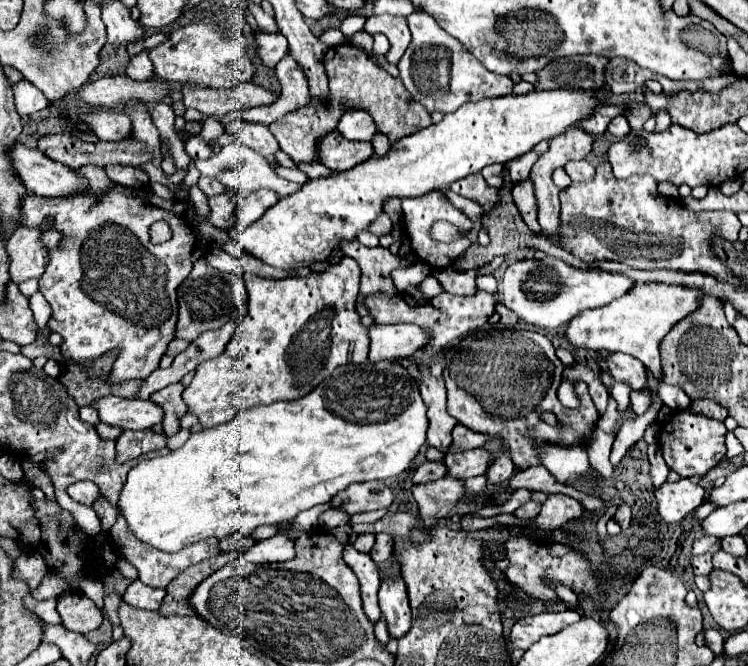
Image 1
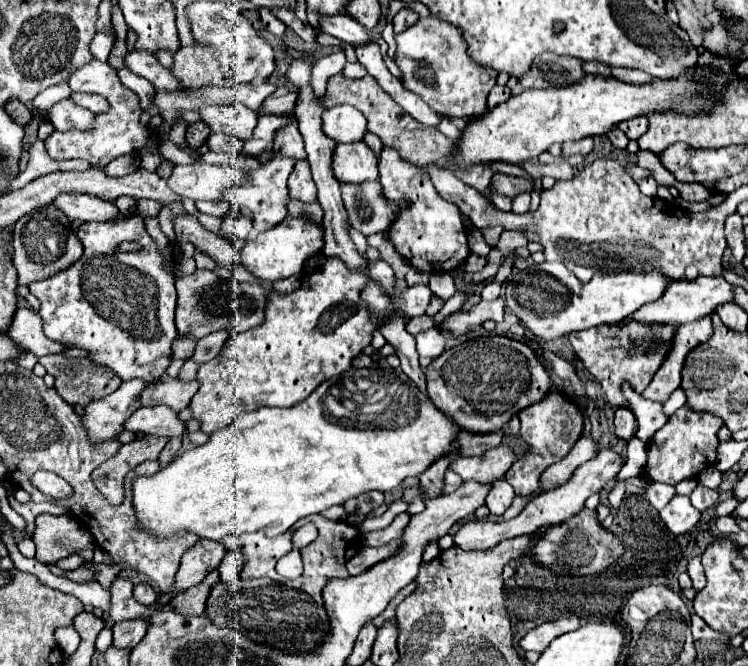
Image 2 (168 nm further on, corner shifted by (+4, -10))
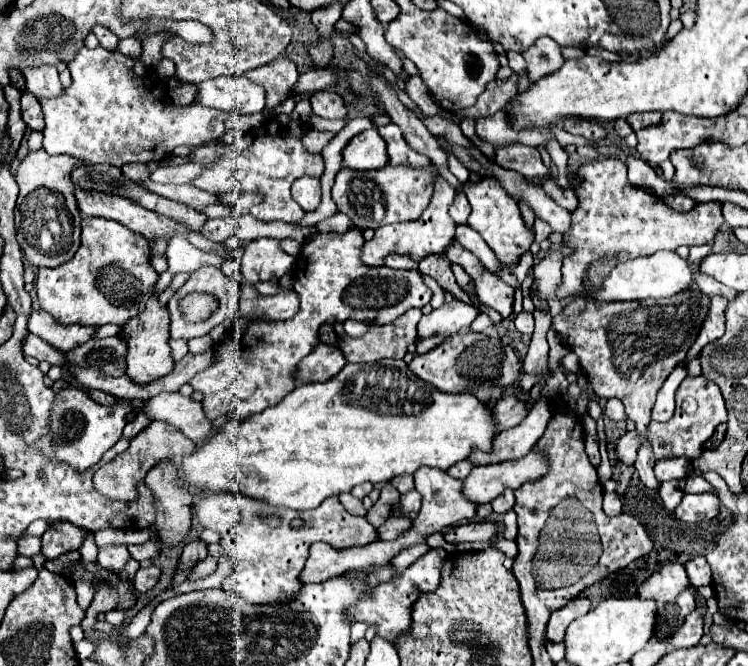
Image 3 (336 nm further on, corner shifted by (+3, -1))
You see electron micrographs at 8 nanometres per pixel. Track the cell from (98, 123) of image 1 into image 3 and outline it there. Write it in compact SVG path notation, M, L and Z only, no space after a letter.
M53 65L29 67L23 71L27 81L27 91L31 91L37 99L55 99L61 97L63 85L59 81L57 69Z

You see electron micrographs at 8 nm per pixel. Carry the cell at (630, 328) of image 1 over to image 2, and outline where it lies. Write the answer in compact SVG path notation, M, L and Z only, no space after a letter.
M698 276L696 280L674 280L666 292L662 294L660 300L650 302L648 306L640 308L638 312L634 312L630 316L630 320L638 320L644 324L652 324L652 322L660 322L660 324L686 324L686 322L694 322L696 318L702 318L706 314L710 314L718 304L730 302L732 300L732 284L728 284L722 276Z

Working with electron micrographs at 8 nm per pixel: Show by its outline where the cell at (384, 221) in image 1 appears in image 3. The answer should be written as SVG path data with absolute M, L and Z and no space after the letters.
M383 167L377 171L353 171L341 169L333 185L333 201L337 209L351 217L351 221L361 229L377 229L381 225L417 219L429 205L433 193L433 173L431 169L409 169L409 167Z

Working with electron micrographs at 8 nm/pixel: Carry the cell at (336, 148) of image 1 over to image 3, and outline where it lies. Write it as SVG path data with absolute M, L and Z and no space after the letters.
M377 129L357 133L343 149L343 167L367 171L367 169L381 169L385 165L387 165L385 141L377 133Z

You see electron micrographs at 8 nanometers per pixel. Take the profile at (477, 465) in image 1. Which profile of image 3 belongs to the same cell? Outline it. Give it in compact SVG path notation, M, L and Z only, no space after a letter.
M539 401L529 409L527 417L517 427L501 431L493 439L493 449L489 453L473 451L469 455L469 461L473 465L489 465L489 463L501 463L501 461L525 457L539 441L547 421L549 421L549 401L547 403Z

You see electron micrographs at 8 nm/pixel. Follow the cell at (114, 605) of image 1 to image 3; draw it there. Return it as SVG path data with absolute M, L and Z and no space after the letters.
M91 533L87 535L87 539L85 539L85 543L83 543L83 547L81 547L81 565L87 565L87 563L97 563L97 545L93 543L93 537L91 537Z

